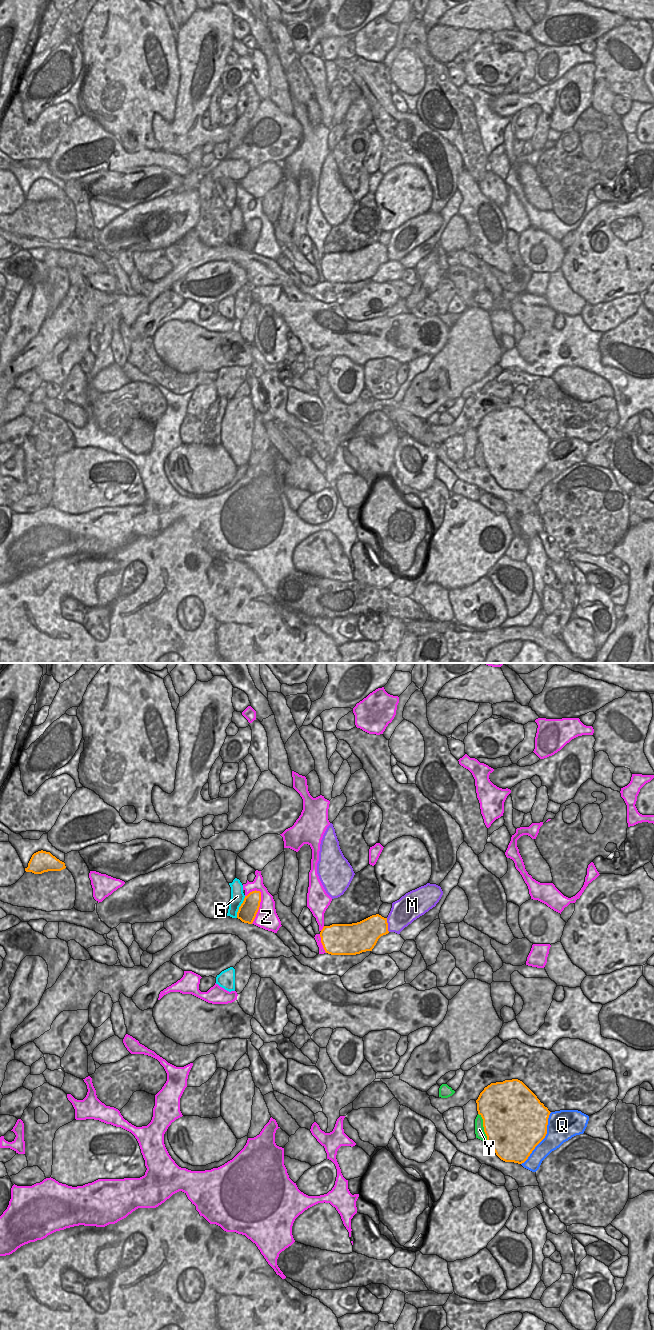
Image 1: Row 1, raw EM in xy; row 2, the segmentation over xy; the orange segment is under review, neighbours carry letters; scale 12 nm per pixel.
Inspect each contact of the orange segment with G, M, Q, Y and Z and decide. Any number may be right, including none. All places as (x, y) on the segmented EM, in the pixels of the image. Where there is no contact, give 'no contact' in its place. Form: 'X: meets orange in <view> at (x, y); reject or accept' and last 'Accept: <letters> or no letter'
G: meets orange in xy at (239, 907); reject
M: meets orange in xy at (387, 925); reject
Q: meets orange in xy at (544, 1137); reject
Y: meets orange in xy at (483, 1126); reject
Z: meets orange in xy at (259, 905); reject
Accept: no letter

